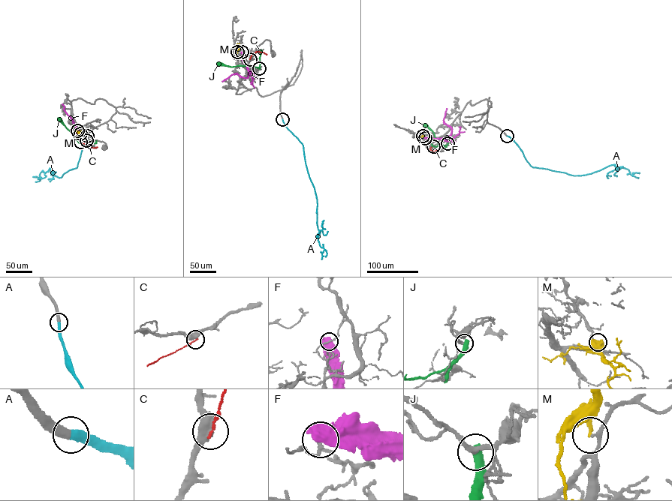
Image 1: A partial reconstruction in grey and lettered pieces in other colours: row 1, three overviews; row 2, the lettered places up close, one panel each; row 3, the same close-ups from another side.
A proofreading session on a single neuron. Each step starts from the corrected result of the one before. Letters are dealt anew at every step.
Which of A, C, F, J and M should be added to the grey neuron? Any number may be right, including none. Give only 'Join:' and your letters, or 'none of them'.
Join: A

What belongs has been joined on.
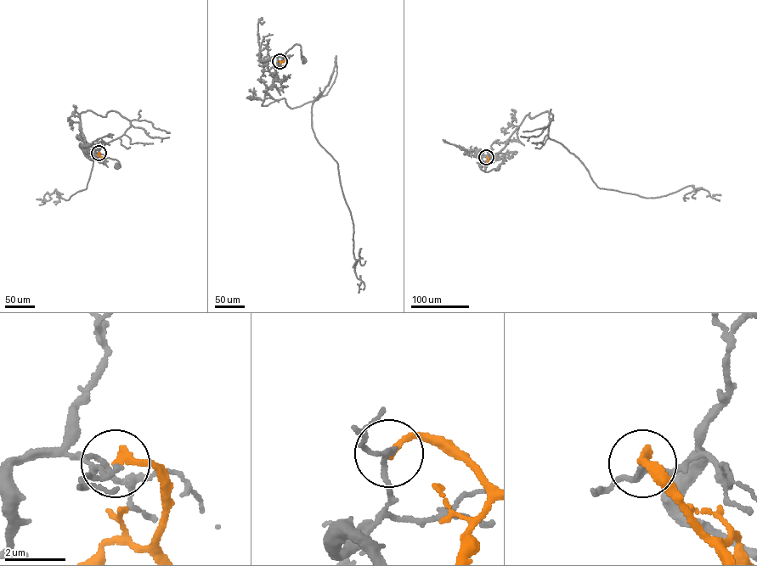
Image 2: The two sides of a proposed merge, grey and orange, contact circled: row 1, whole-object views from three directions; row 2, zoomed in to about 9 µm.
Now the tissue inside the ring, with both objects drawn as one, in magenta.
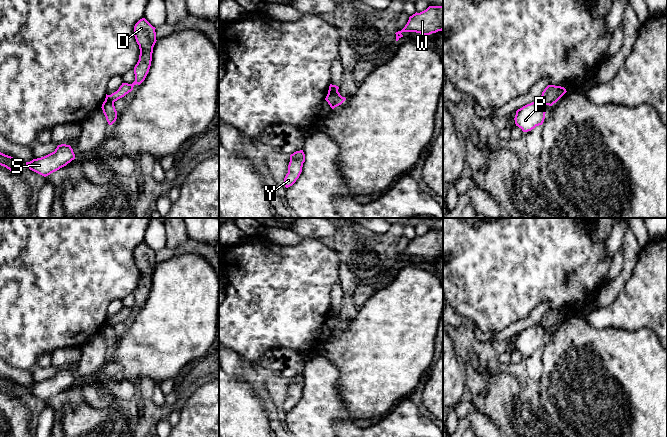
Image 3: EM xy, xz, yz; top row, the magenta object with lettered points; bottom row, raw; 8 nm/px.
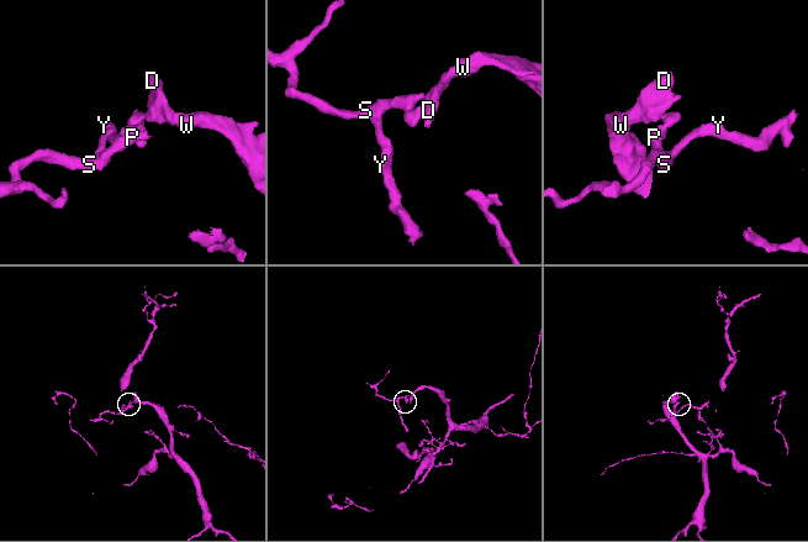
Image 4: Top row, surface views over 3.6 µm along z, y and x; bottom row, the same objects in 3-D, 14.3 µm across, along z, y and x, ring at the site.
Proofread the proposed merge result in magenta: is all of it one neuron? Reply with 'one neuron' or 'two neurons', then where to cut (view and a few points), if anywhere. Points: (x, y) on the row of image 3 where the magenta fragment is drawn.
two neurons | xz (337, 90), (328, 93)

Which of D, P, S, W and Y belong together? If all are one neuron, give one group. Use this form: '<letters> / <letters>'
D W / P S Y

